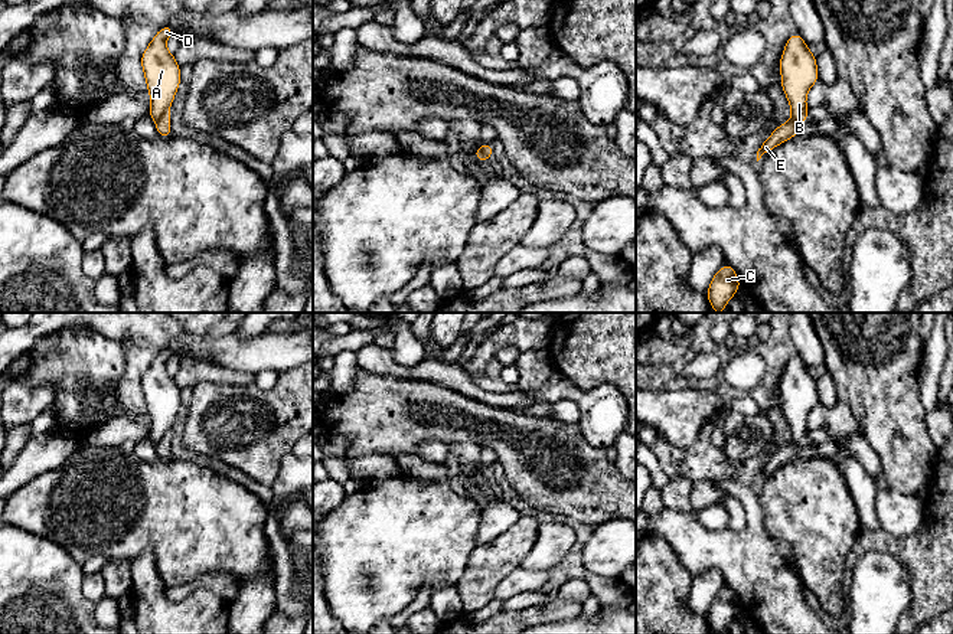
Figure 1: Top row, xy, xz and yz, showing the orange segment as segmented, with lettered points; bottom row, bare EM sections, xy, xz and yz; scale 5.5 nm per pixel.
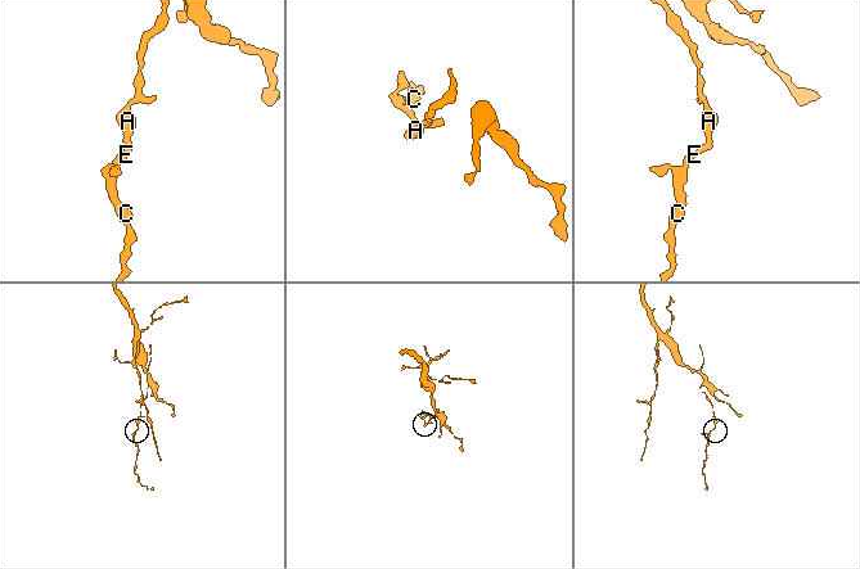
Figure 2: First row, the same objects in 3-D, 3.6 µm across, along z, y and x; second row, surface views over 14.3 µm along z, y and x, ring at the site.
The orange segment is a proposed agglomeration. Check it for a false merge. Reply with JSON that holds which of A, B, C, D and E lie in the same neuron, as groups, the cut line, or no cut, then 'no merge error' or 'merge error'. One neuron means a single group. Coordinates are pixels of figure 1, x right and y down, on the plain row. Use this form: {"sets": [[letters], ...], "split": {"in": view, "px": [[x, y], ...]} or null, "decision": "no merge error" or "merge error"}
{"sets": [["A", "B", "D"], ["C", "E"]], "split": {"in": "xy", "px": [[166, 435], [156, 444]]}, "decision": "merge error"}

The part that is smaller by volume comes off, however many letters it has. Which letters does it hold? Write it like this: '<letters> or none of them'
C, E

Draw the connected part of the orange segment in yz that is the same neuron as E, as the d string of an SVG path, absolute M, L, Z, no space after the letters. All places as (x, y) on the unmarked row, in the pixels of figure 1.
M796 441L786 444L783 448L777 450L773 457L760 468L757 474L757 484L761 481L764 476L771 474L774 470L781 467L783 464L796 460L802 445Z

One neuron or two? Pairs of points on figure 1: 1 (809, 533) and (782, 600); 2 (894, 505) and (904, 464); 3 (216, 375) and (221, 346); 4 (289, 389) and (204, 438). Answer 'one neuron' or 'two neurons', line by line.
1: two neurons
2: two neurons
3: two neurons
4: one neuron

